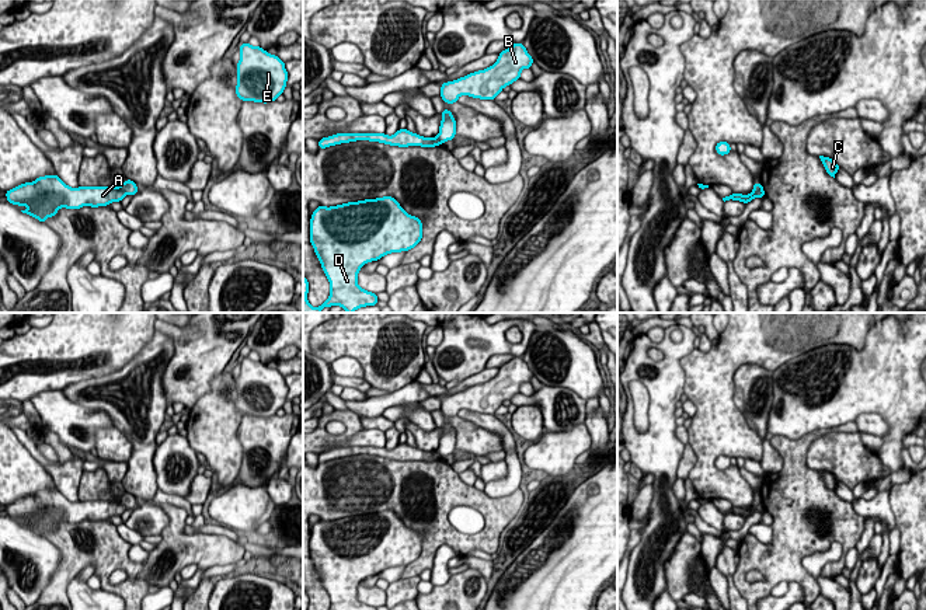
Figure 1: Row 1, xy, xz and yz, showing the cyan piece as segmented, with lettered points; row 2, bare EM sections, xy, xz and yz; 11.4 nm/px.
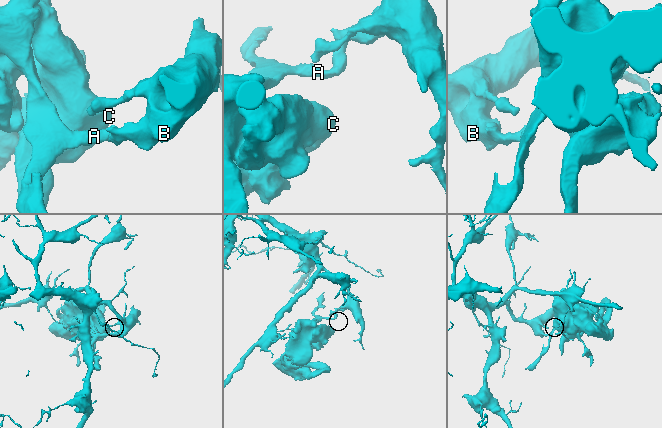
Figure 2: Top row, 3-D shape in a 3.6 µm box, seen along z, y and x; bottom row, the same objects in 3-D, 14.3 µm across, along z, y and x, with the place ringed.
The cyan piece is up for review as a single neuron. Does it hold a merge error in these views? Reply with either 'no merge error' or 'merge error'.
merge error

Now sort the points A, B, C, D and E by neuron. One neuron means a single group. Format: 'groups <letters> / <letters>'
groups A C D / B E

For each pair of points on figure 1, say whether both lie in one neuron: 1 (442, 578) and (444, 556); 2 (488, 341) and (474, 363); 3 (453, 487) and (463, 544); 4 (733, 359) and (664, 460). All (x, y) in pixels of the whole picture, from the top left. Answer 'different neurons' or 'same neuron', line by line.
1: same neuron
2: same neuron
3: same neuron
4: different neurons

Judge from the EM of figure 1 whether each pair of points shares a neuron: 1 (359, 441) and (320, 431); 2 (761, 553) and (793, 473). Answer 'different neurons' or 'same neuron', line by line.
1: different neurons
2: same neuron

